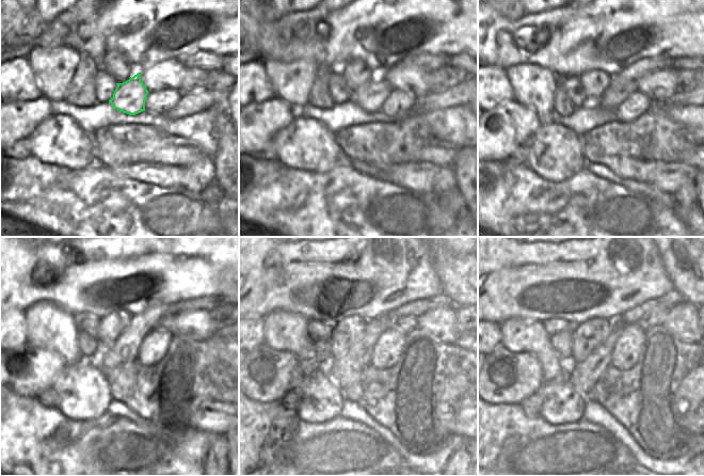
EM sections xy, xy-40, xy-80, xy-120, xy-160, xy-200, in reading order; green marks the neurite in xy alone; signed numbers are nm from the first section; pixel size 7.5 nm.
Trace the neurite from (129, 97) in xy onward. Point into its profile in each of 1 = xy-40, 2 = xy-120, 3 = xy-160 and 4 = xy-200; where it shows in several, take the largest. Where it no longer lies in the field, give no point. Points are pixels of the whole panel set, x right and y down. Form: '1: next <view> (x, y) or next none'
1: next xy-40 (370, 96)
2: next xy-120 (164, 322)
3: next xy-160 (405, 324)
4: next xy-200 (656, 316)

